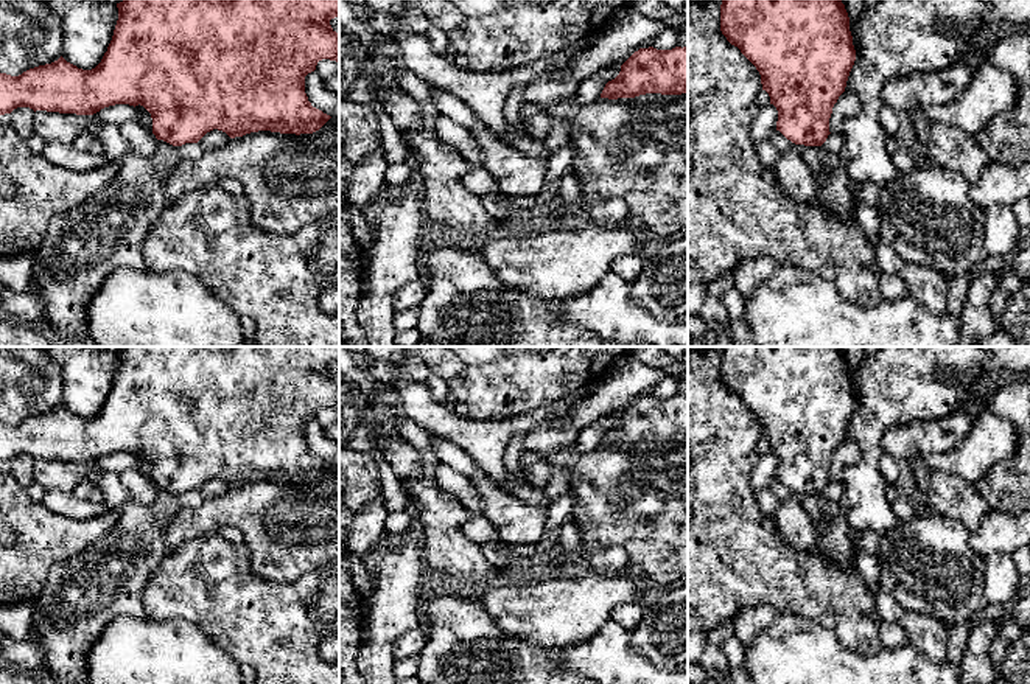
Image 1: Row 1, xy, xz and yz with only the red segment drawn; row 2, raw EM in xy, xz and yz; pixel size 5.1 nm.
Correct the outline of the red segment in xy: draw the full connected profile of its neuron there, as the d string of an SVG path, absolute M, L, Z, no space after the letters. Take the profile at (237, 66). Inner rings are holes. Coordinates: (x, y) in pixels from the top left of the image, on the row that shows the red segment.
M123 0L117 8L112 40L95 68L78 68L61 56L19 76L0 73L0 115L17 107L93 115L115 104L140 104L151 113L156 138L173 146L198 143L213 129L230 138L258 131L313 134L331 118L308 101L305 76L322 59L339 64L339 33L330 25L339 0Z

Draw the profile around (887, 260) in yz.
M882 238L879 239L879 244L874 247L874 253L876 266L882 274L899 275L902 267L907 266L907 263Z

